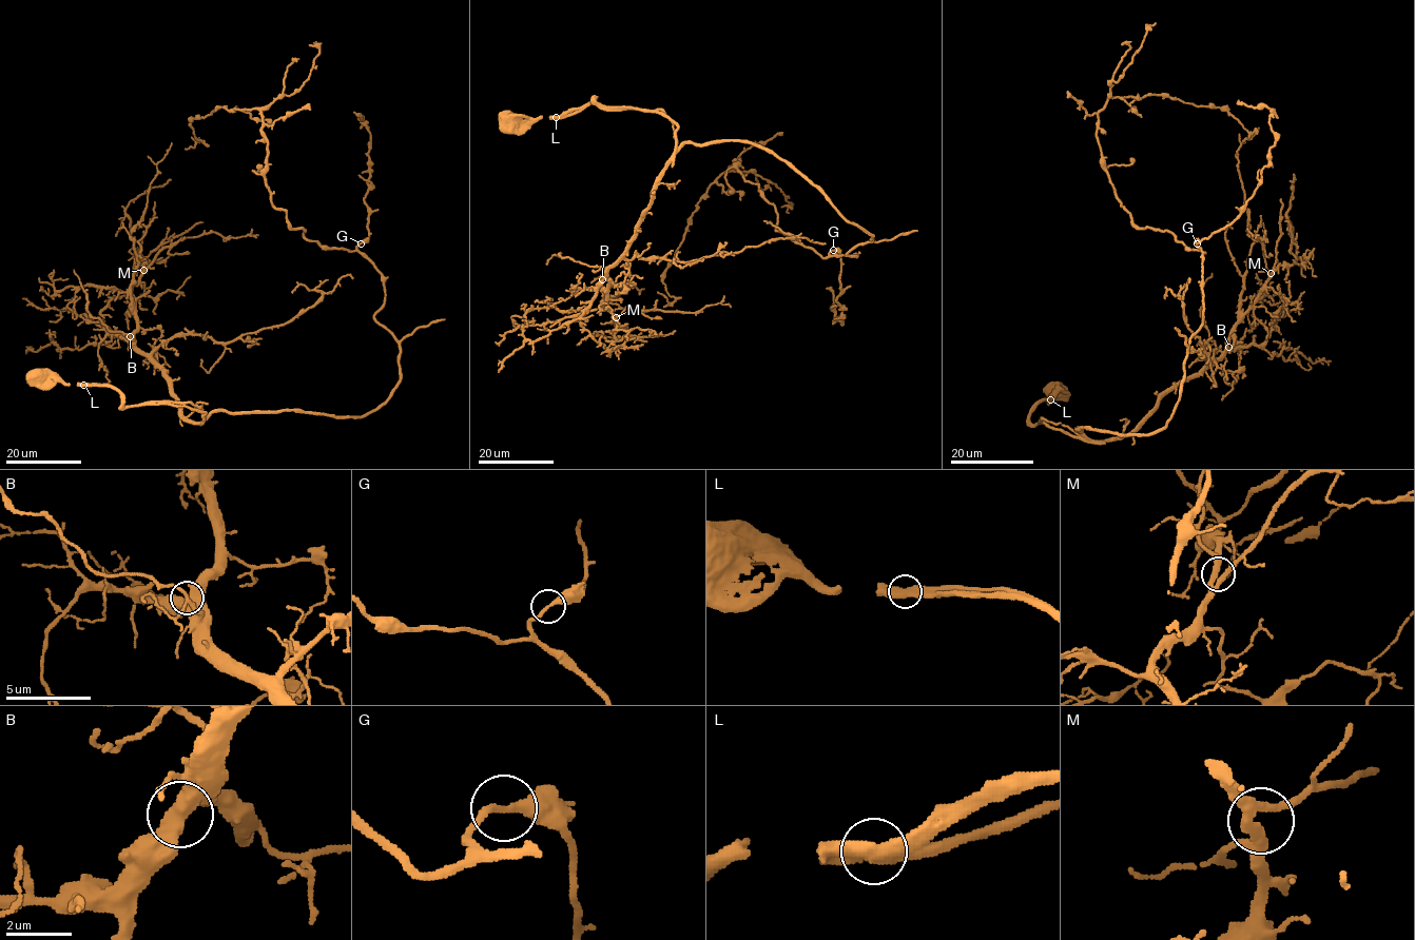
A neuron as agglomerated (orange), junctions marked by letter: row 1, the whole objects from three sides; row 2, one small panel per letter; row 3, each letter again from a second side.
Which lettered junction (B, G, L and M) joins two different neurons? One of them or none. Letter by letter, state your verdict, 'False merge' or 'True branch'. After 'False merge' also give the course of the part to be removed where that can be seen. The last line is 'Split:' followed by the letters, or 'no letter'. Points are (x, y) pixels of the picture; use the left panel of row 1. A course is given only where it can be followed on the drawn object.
B: True branch
G: True branch
L: False merge. Course of the part to remove: (83, 385), (115, 388), (122, 396), (126, 408), (165, 404), (189, 407), (205, 412), (199, 425)
M: True branch
Split: L

